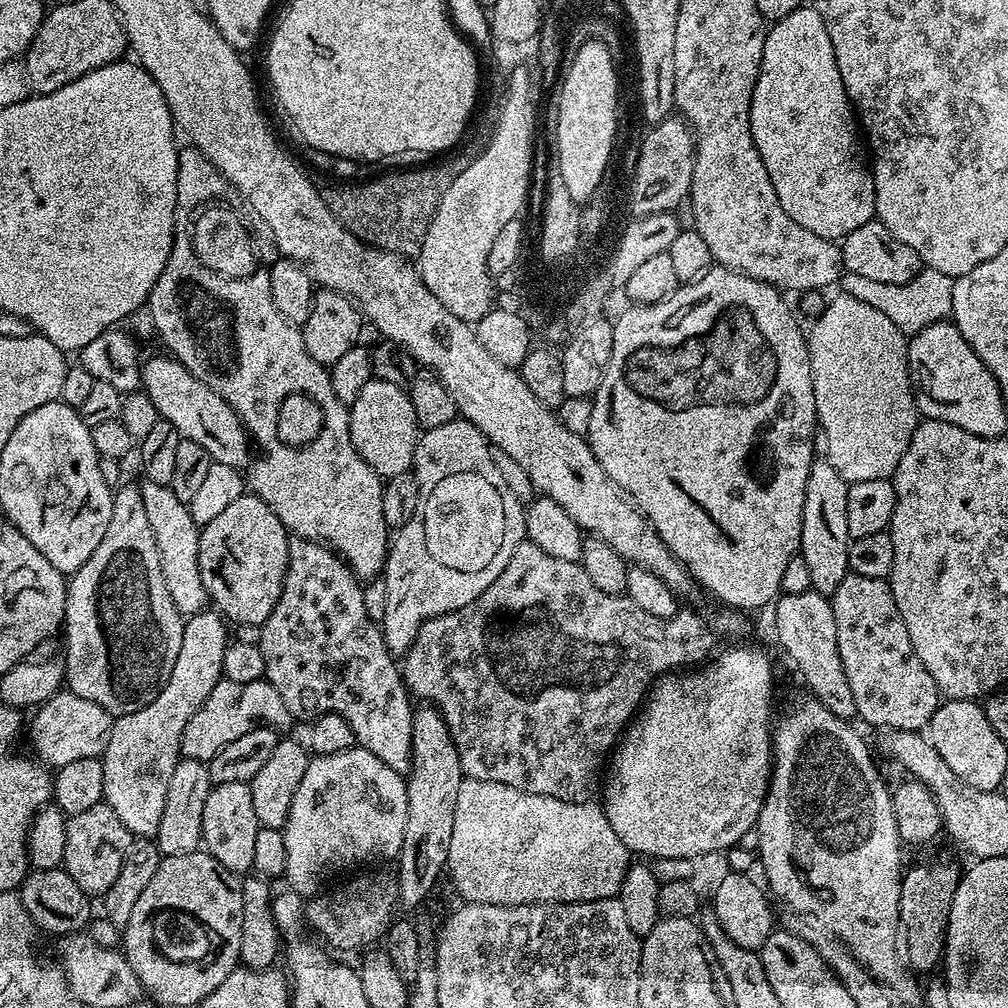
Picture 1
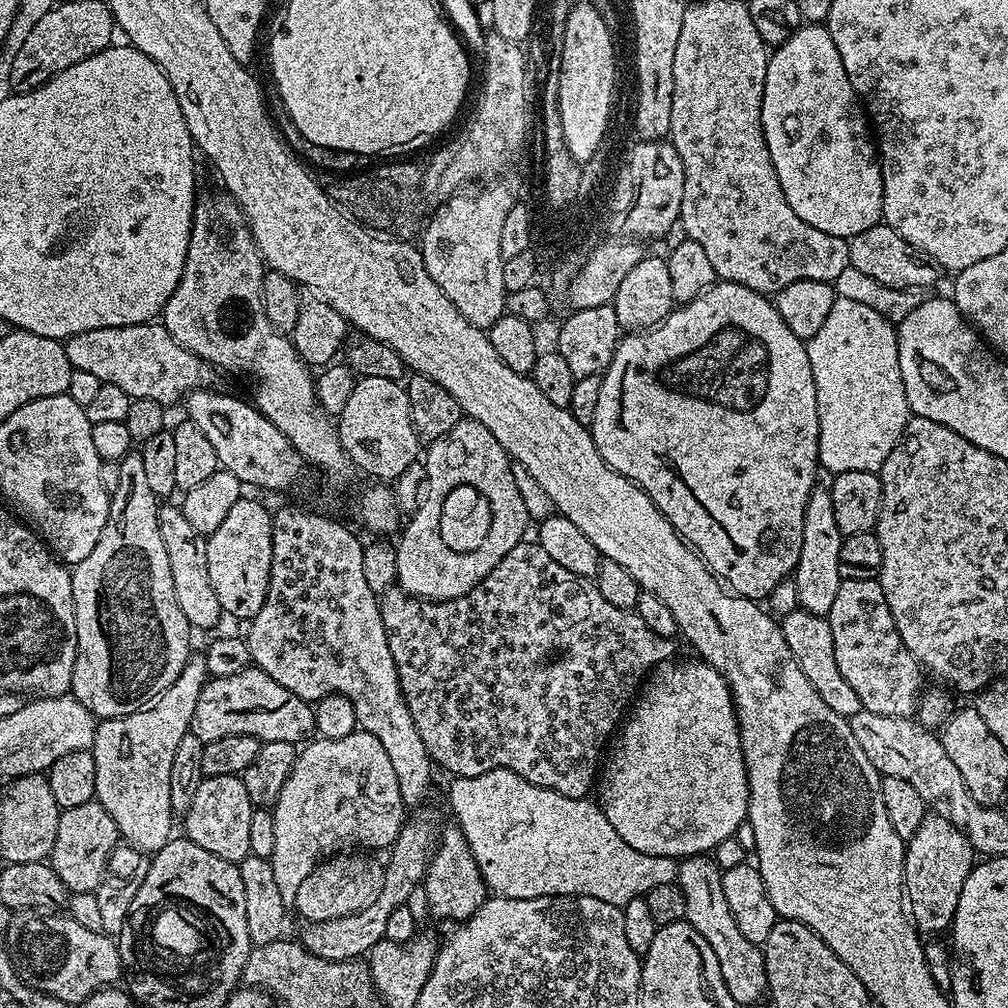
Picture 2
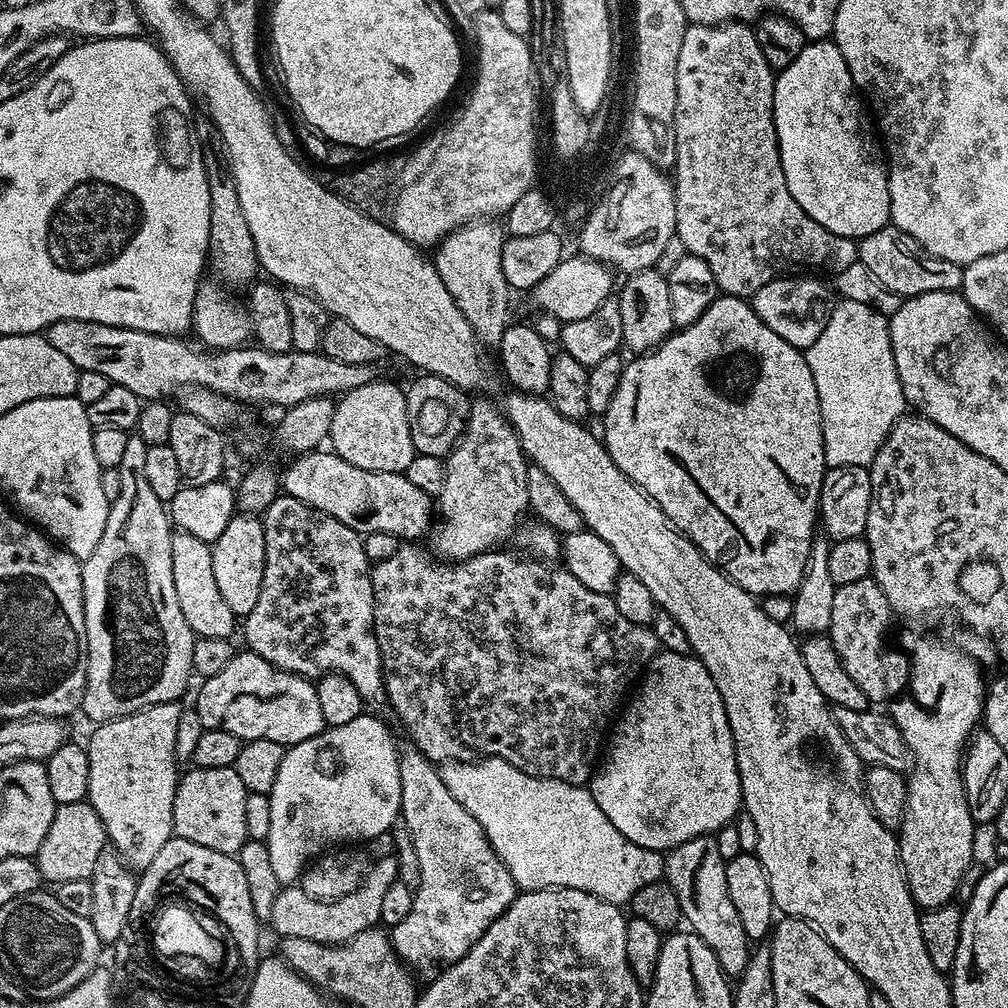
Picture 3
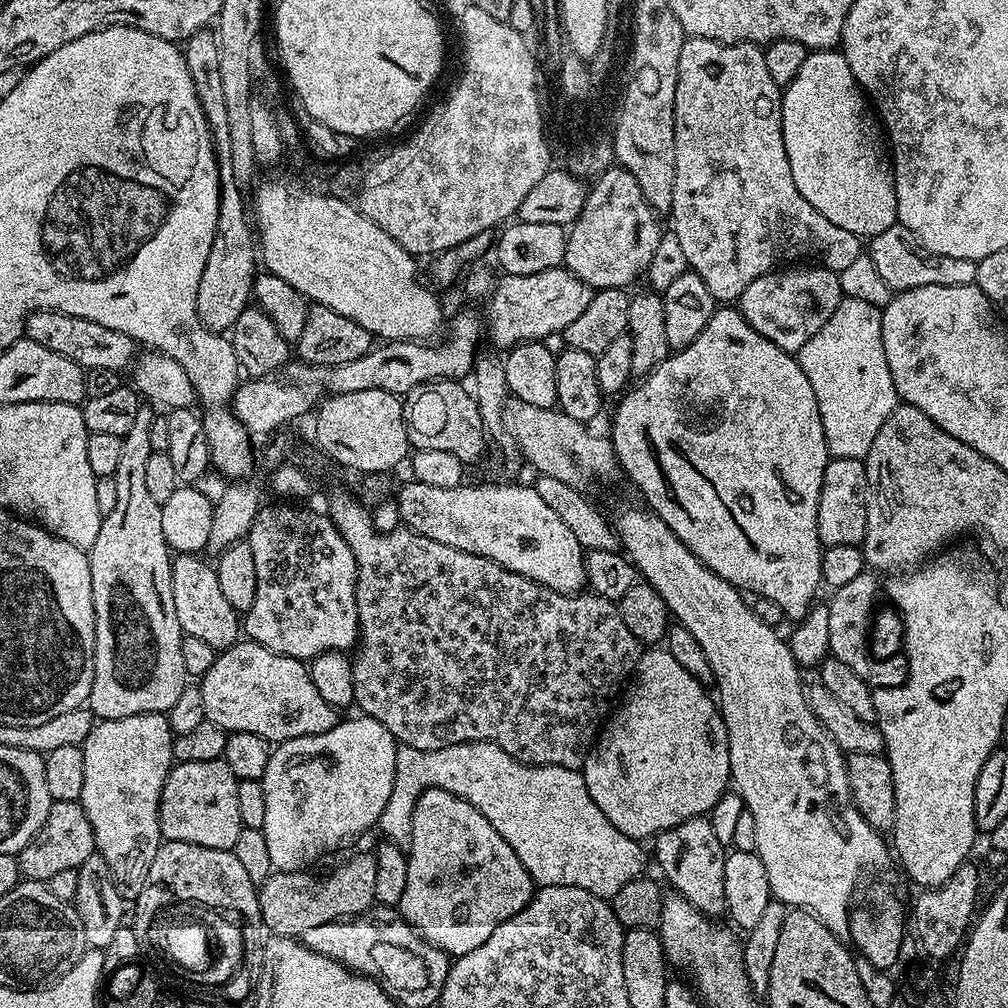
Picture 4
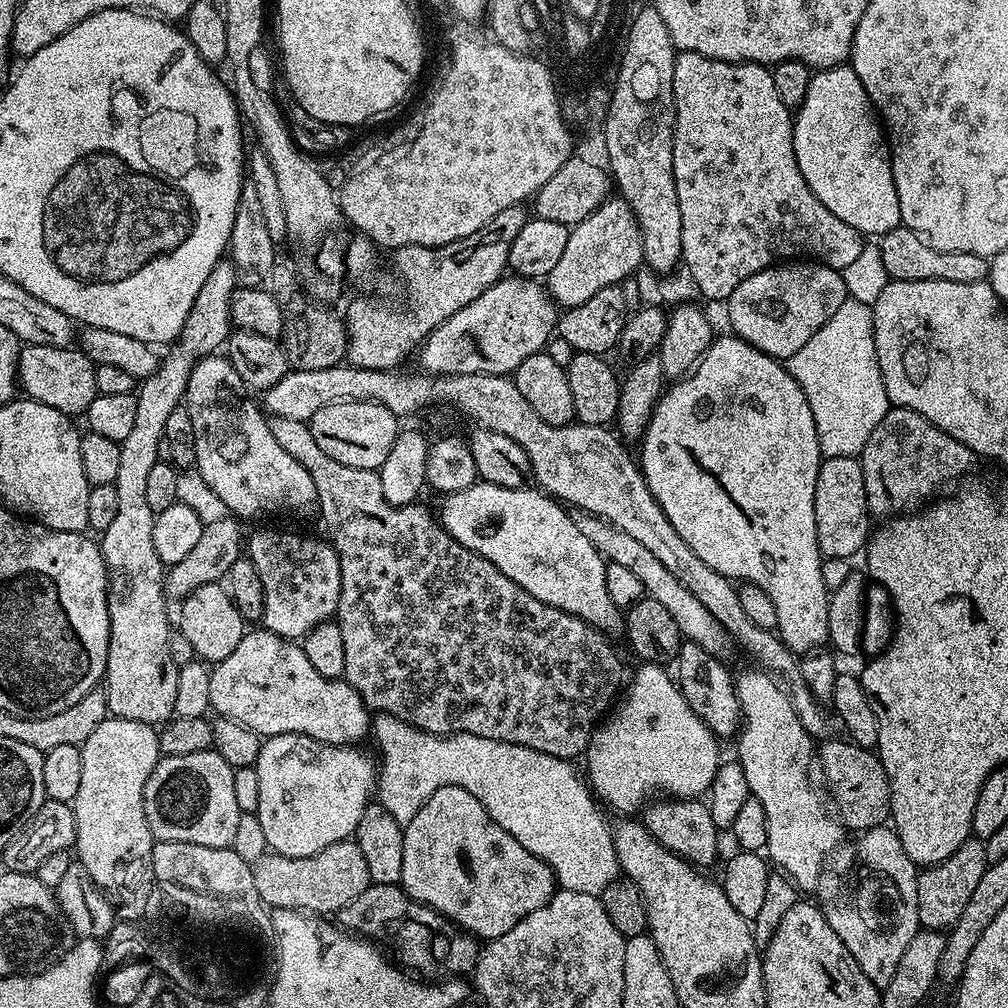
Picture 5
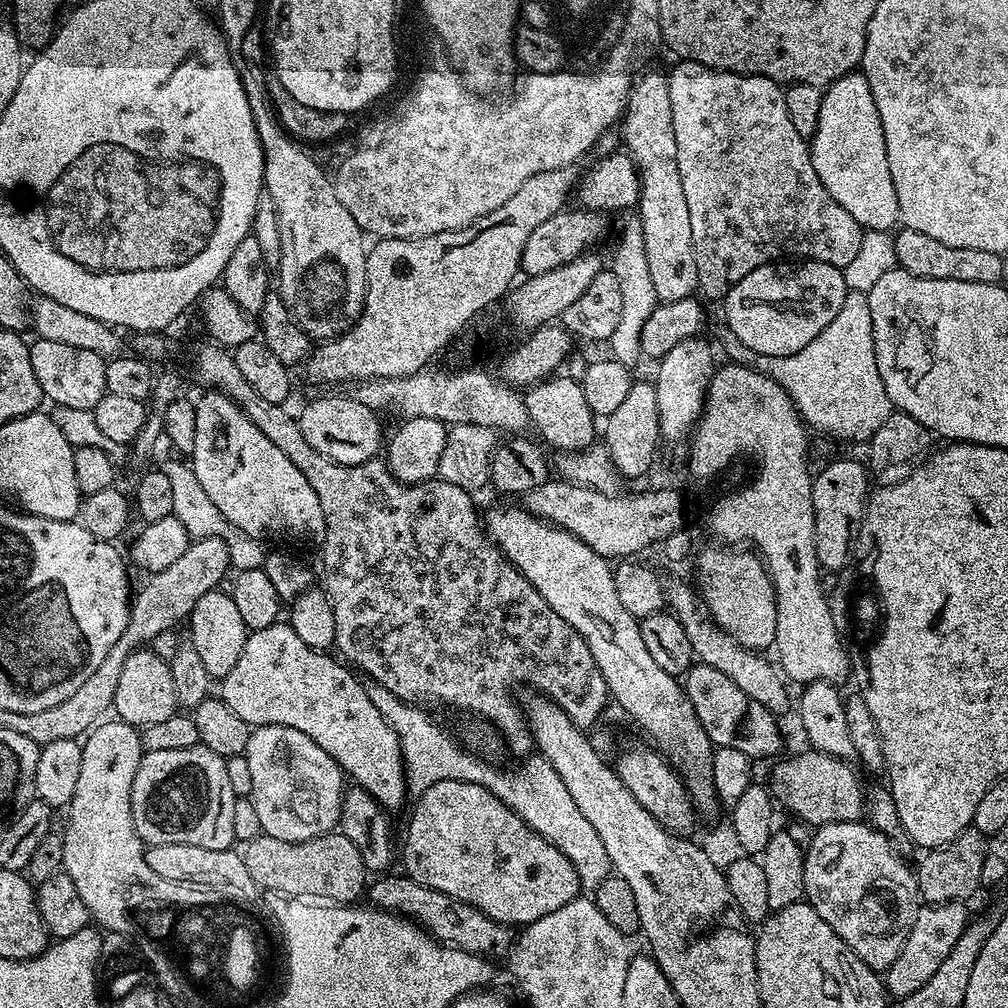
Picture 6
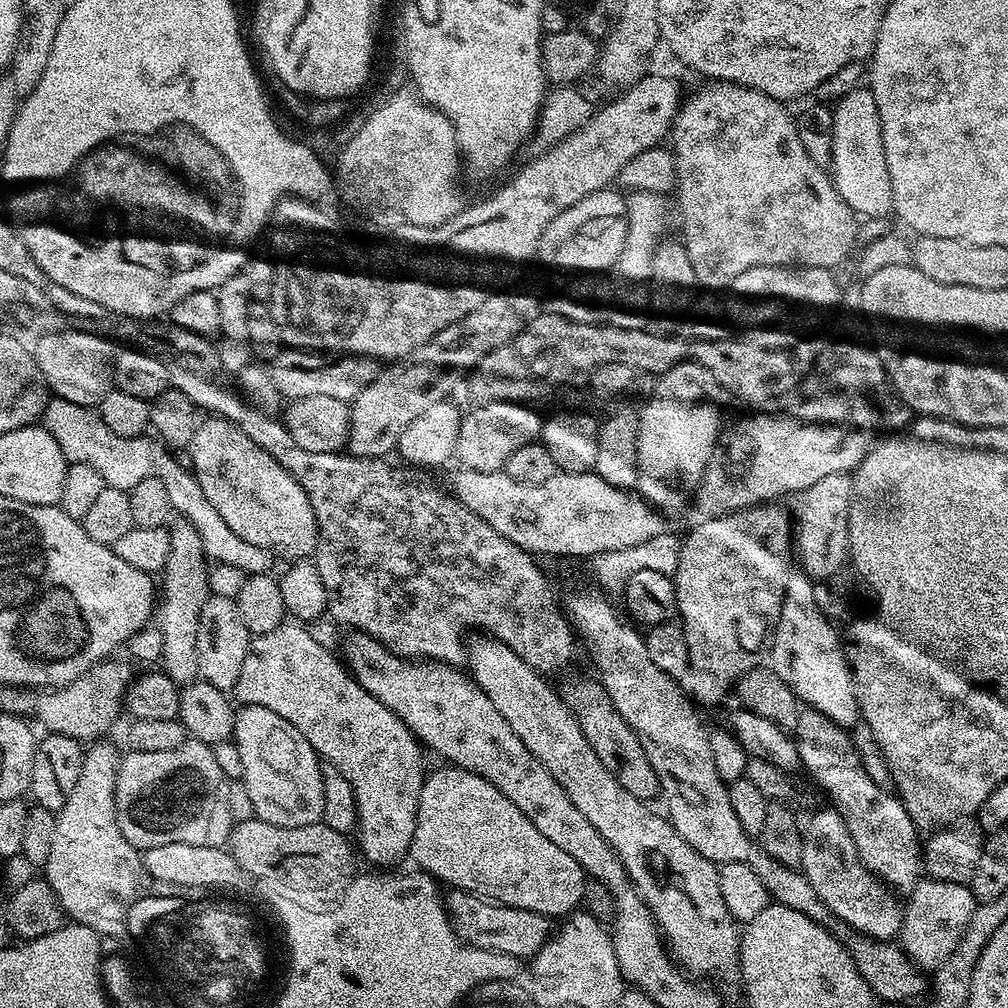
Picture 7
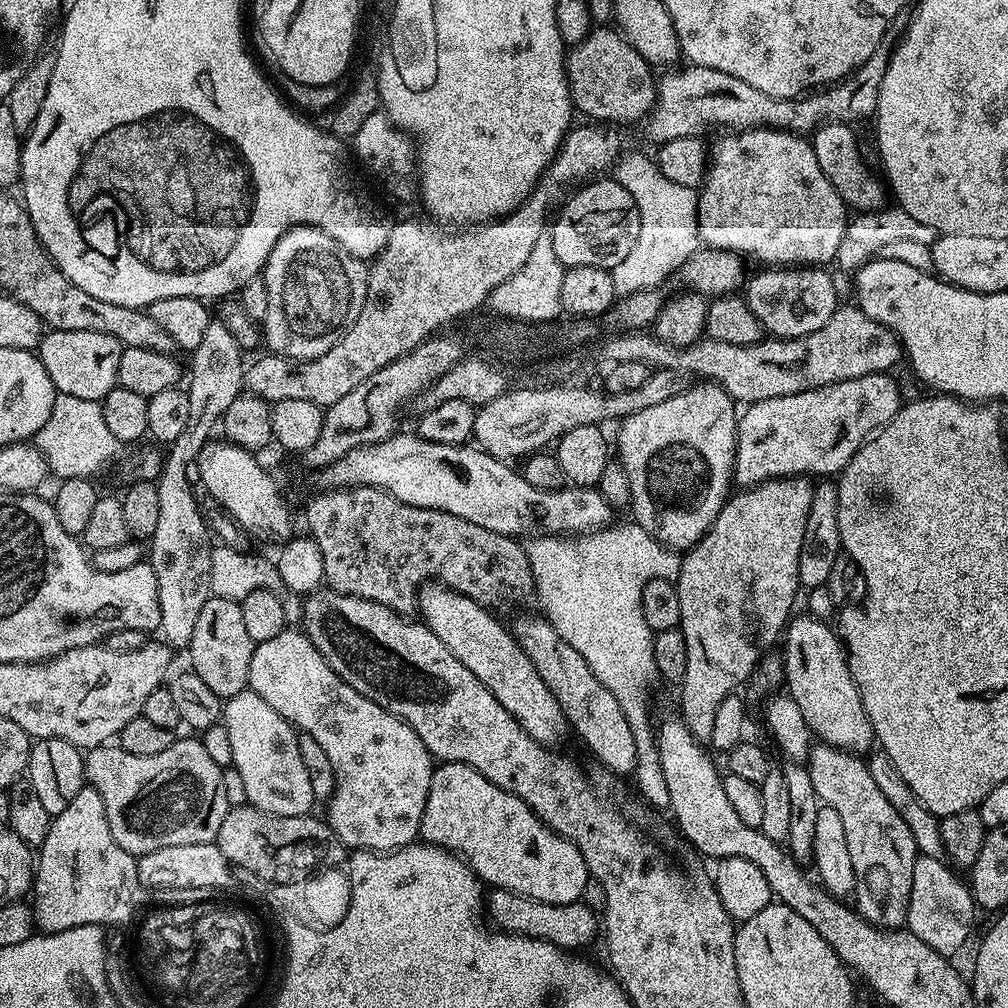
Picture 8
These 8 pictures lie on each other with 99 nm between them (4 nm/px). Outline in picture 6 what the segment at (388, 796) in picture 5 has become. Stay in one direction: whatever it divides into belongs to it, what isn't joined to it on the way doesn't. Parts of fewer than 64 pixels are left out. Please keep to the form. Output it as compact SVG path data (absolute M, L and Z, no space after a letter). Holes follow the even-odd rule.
M363 681L366 694L370 694L370 702L378 709L378 714L390 722L394 734L398 734L398 742L404 759L404 777L408 783L408 796L419 798L423 792L430 790L434 782L450 782L461 780L462 782L474 782L490 794L494 794L518 818L522 818L542 838L546 838L574 866L574 870L580 879L580 887L584 890L595 890L599 884L610 875L610 865L606 846L602 846L602 838L598 838L594 826L586 822L582 810L574 806L574 798L566 791L562 778L544 756L532 754L523 761L524 768L495 768L487 764L480 756L475 756L468 748L463 748L450 733L444 728L439 728L430 717L427 716L423 707L408 704L400 700L386 686L376 684L374 681Z

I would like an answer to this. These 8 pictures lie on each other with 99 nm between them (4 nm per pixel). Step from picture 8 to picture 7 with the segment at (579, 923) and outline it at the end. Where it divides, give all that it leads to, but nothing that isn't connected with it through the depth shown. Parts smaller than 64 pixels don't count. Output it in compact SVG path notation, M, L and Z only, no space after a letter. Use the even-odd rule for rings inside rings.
M452 888L449 893L444 896L448 921L452 923L456 937L472 948L510 954L517 958L531 958L538 950L542 950L553 934L553 921L534 910L518 910L514 906L497 904L495 900L486 900L475 892L464 892L461 888Z

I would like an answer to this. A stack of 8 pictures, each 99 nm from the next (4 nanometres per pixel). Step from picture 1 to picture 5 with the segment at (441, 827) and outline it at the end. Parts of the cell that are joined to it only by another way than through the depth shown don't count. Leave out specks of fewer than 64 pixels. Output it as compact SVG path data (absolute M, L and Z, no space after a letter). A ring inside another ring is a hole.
M355 839L334 842L310 858L286 858L265 854L255 861L252 869L254 887L269 909L295 908L309 914L335 914L342 906L354 902L370 883L370 870L366 870L366 857Z

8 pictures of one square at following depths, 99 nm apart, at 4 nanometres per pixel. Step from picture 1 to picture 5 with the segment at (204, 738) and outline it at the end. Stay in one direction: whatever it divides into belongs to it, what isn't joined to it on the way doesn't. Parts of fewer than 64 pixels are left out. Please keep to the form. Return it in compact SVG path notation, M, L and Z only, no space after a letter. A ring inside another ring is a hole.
M267 628L245 631L242 642L210 671L211 711L217 717L242 722L262 738L278 734L302 734L320 744L356 746L370 732L370 709L347 680L331 680L314 670L310 658L295 640L287 640Z

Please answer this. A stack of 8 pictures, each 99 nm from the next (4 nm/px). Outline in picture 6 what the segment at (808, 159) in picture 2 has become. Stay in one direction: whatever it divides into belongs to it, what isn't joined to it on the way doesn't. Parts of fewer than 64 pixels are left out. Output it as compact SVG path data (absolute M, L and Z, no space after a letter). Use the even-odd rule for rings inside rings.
M863 71L847 72L833 84L823 89L824 97L816 115L816 132L810 147L814 170L826 186L830 198L848 211L850 218L870 232L887 232L901 223L898 210L898 194L894 194L894 178L890 178L890 158L886 158L886 134L882 130L882 118L878 118L878 106L874 106L874 94L870 94L870 82Z

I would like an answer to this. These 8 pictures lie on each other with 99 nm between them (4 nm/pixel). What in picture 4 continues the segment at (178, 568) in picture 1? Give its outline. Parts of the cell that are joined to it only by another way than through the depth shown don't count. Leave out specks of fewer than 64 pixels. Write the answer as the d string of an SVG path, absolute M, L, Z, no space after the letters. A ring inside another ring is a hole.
M180 554L172 561L174 614L179 618L185 636L196 636L202 642L210 642L216 649L223 650L238 639L238 613L222 595L213 565L203 564L200 559L196 554Z

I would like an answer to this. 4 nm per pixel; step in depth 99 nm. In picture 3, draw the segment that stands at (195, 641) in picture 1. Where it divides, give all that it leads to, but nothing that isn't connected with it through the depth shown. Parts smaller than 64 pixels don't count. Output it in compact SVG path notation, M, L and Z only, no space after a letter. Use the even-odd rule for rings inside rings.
M179 703L155 704L149 708L144 708L141 712L135 712L129 716L123 716L117 720L107 720L105 724L96 724L93 727L92 737L86 740L88 757L90 758L90 782L88 783L88 803L94 806L98 818L102 818L102 826L107 843L116 849L116 853L123 858L124 863L133 870L143 870L150 865L150 862L157 857L158 850L171 840L174 833L172 831L172 815L174 814L174 794L178 783L178 761L174 750L174 738L178 735L178 718L182 711Z

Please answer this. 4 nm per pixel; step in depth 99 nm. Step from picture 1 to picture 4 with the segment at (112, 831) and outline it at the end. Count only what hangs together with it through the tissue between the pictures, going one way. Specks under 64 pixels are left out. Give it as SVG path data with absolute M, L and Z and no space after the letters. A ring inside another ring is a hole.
M57 800L50 806L50 814L46 814L46 822L42 822L38 834L34 834L32 841L18 854L20 875L25 880L46 882L62 870L79 870L82 862L95 852L94 830L80 801Z

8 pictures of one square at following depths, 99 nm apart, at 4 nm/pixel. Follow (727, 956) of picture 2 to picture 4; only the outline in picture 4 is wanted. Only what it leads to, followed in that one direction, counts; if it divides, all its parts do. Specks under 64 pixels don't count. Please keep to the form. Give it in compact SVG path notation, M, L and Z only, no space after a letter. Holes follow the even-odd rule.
M704 816L684 820L670 830L660 832L654 838L656 860L664 876L673 884L675 891L686 898L700 912L713 918L725 911L724 907L724 857L726 847L718 842L711 822Z

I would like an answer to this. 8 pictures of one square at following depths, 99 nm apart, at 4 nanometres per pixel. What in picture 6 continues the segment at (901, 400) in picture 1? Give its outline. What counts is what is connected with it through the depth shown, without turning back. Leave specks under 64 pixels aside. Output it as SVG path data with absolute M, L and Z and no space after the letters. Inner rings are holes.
M848 291L842 310L812 342L789 357L761 356L758 368L786 390L809 429L829 432L836 440L867 442L894 411L878 374L867 292Z

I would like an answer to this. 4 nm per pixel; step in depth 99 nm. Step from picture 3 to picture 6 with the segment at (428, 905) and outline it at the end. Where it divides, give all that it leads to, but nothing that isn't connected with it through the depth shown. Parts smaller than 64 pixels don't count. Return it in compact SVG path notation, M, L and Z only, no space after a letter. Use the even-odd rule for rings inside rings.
M461 780L434 782L434 786L430 786L430 790L423 792L415 804L416 809L413 810L412 817L408 820L408 833L404 836L403 868L406 875L414 882L418 882L422 886L430 886L442 894L450 894L450 898L461 900L482 910L482 914L494 918L494 922L509 926L523 926L534 923L538 918L546 918L546 914L554 914L554 910L566 906L566 902L575 900L581 895L580 879L574 866L566 858L566 854L562 854L562 850L558 850L558 846L554 846L546 838L539 836L525 820L518 818L518 814L514 814L514 810L510 810L510 806L506 806L497 796L490 794L490 790L486 790L474 782L462 782Z

